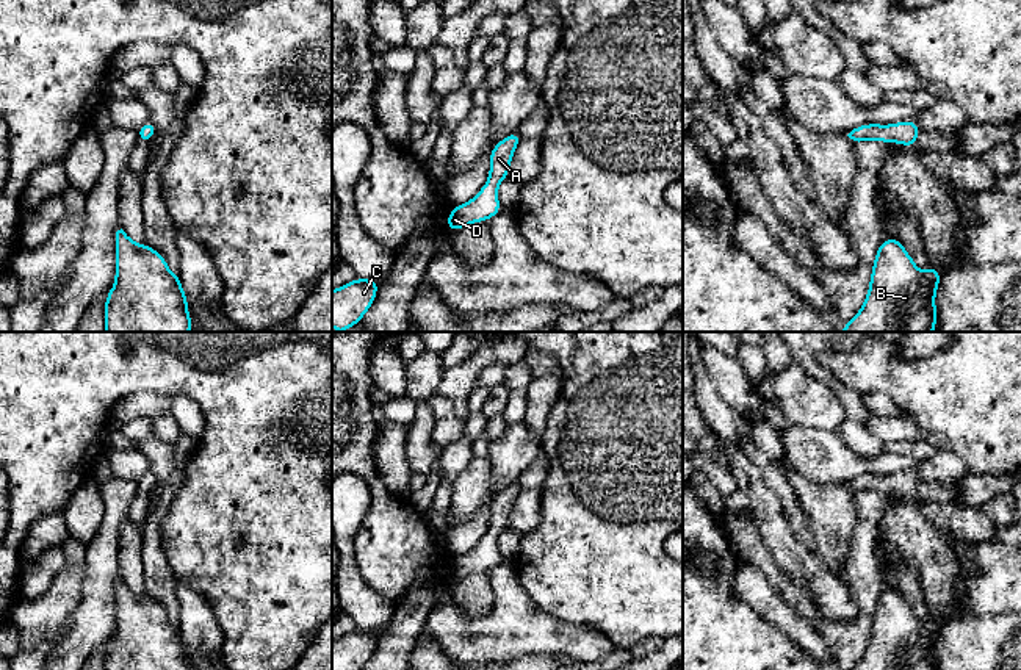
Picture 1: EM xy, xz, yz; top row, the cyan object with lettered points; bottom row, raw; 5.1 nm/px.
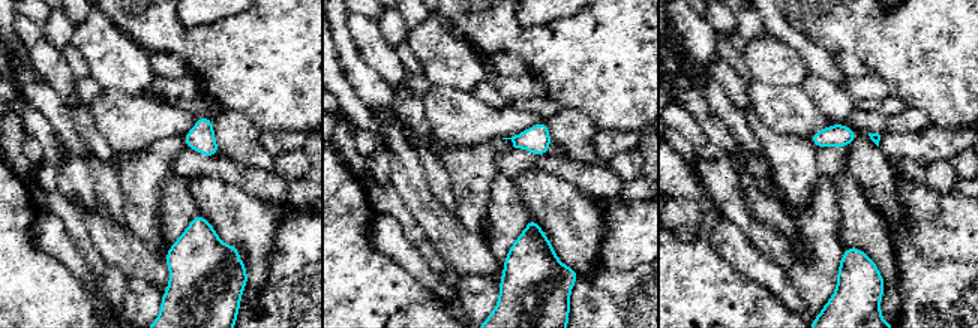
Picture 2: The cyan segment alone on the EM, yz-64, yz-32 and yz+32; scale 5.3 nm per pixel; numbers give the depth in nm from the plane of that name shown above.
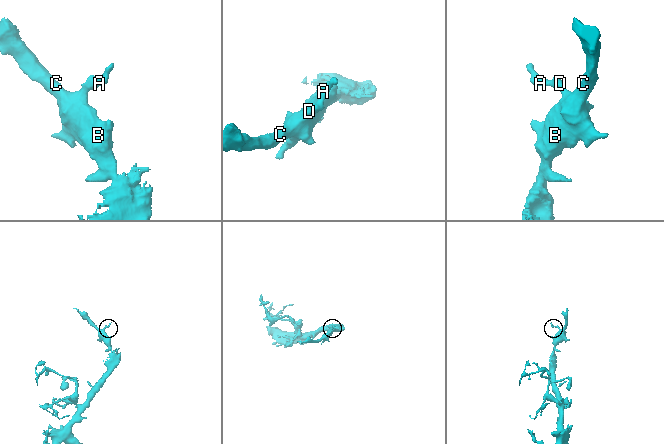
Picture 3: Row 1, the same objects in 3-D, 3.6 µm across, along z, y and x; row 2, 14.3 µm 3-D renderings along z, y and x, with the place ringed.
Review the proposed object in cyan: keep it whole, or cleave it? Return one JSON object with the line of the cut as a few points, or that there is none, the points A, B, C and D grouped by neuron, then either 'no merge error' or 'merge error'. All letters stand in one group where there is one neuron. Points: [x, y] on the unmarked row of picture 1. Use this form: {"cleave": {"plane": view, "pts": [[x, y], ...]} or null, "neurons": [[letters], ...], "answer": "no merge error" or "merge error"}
{"cleave": null, "neurons": [["A", "B", "C", "D"]], "answer": "no merge error"}

